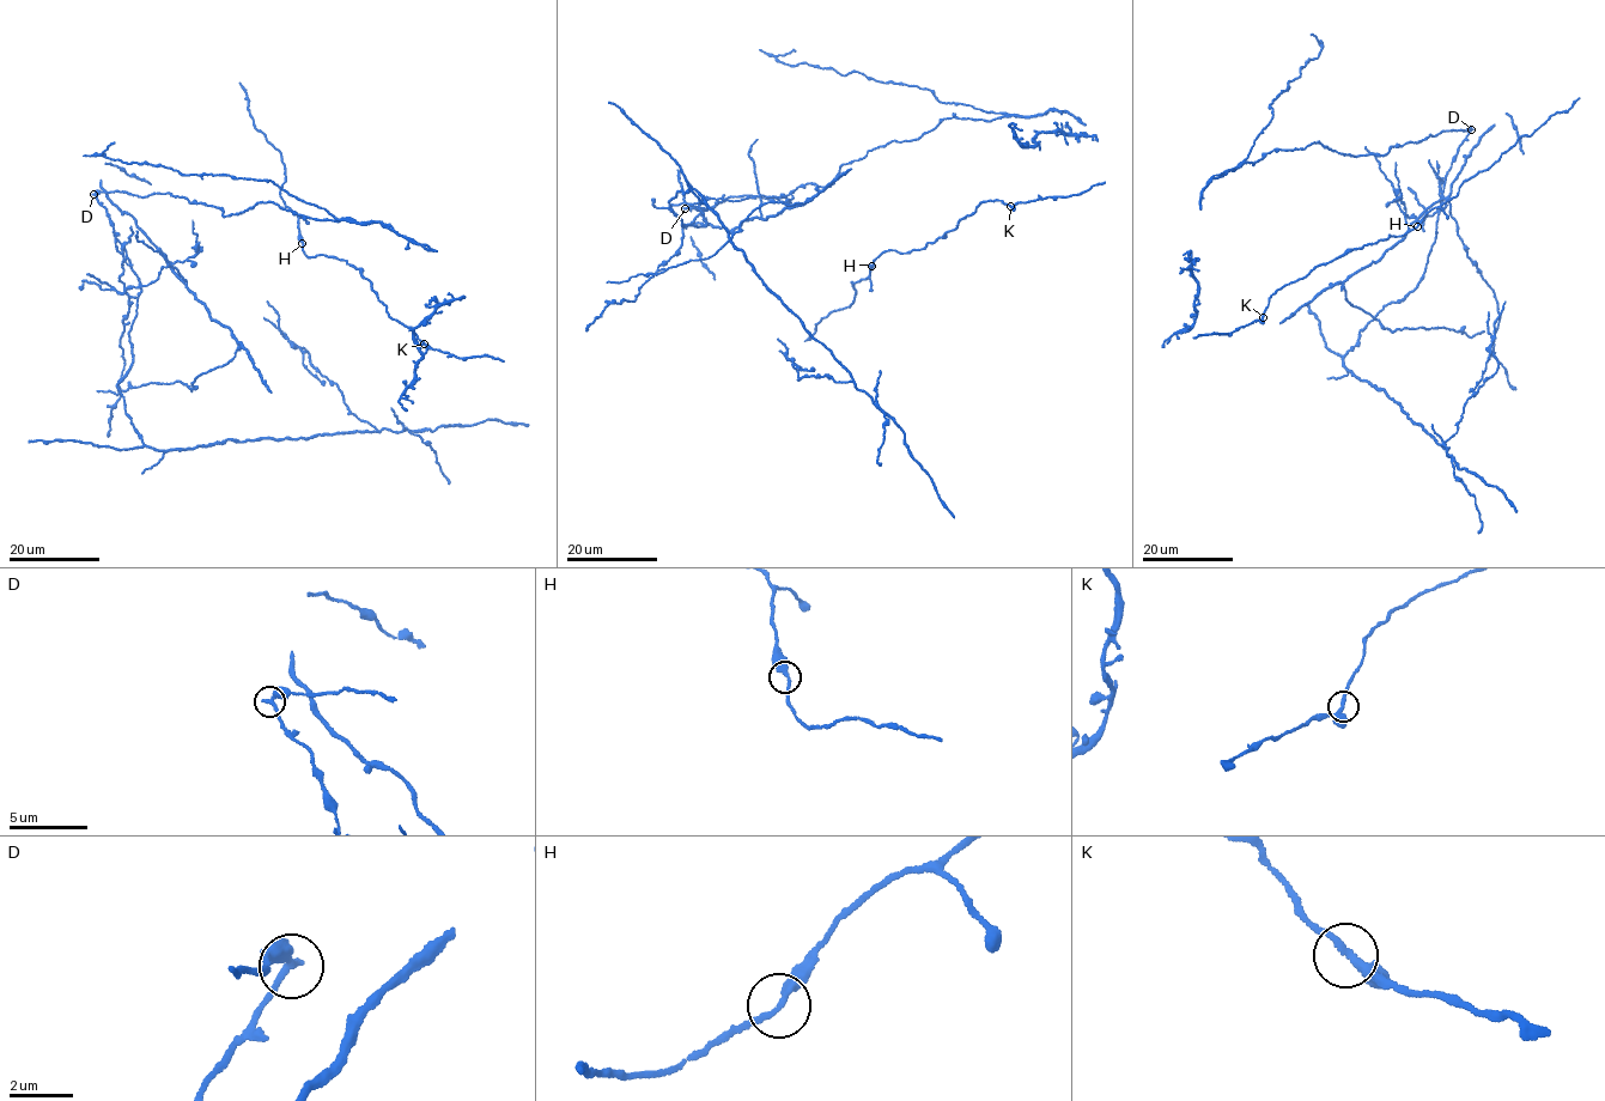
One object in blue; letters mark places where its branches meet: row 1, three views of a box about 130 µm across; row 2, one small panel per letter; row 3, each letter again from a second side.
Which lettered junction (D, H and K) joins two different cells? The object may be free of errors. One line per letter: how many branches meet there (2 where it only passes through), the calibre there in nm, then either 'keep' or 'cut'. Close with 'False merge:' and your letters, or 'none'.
D: 2 | 280 nm | cut
H: 2 | 300 nm | keep
K: 2 | 240 nm | keep
False merge: D

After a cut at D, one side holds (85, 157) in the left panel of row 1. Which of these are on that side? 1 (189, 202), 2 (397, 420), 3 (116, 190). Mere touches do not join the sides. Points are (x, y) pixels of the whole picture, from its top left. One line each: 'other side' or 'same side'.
1: same side
2: other side
3: same side

